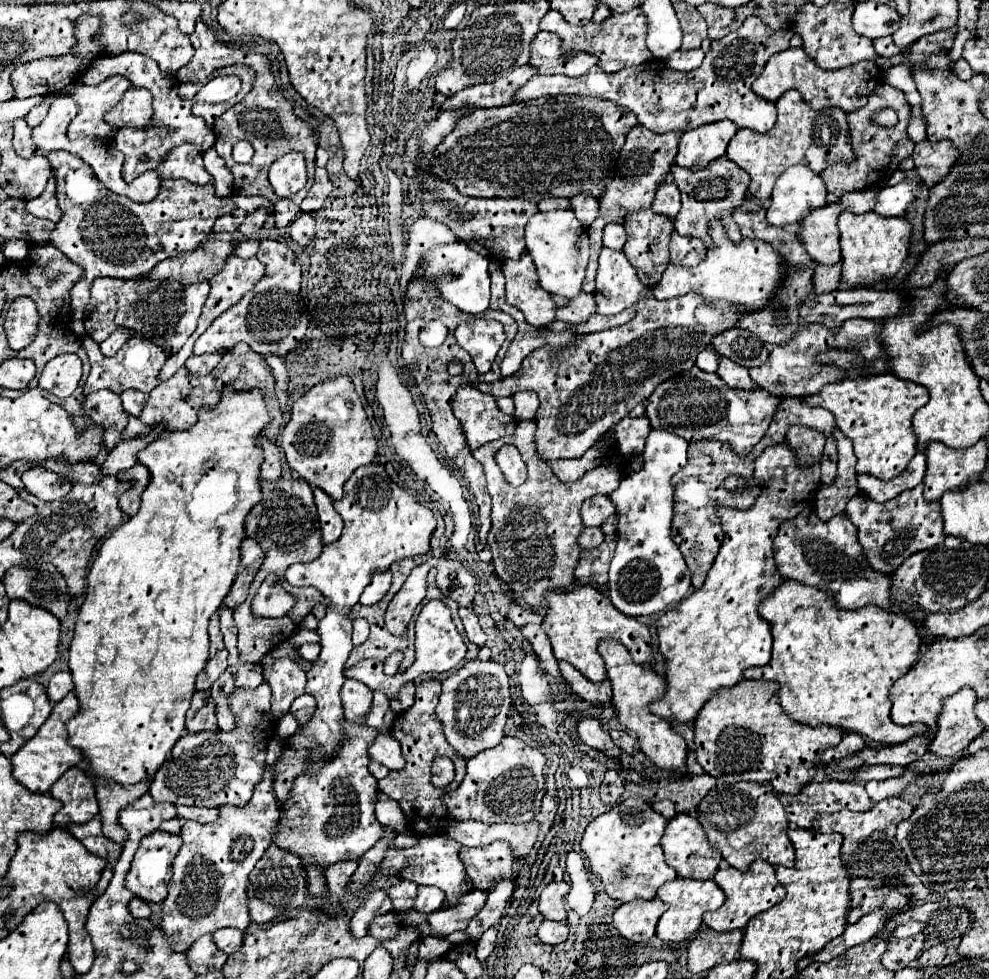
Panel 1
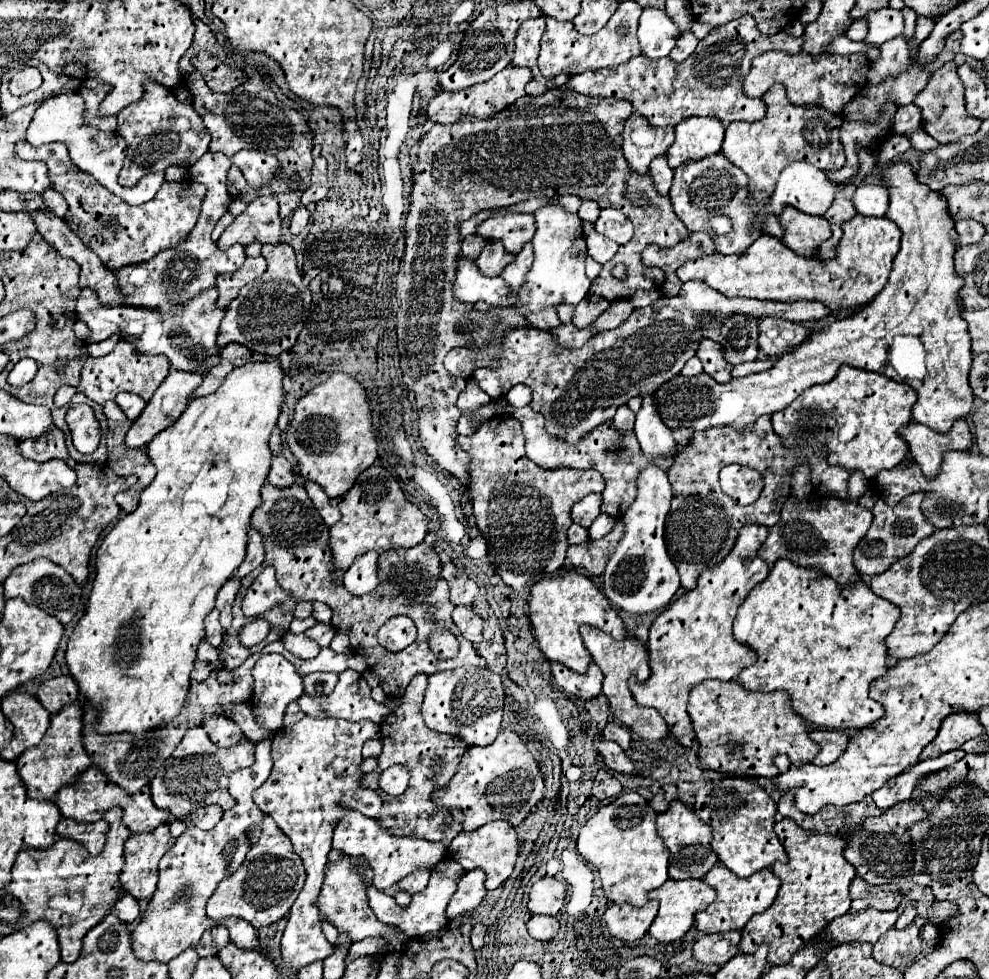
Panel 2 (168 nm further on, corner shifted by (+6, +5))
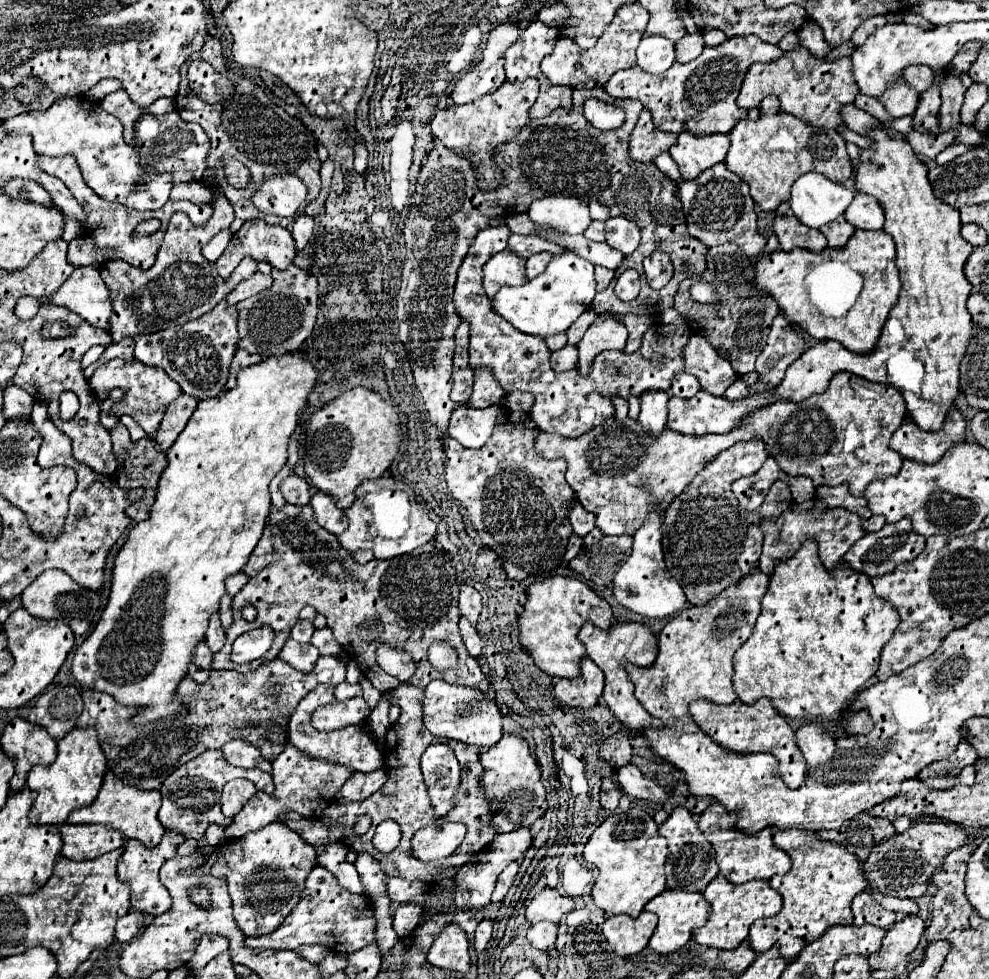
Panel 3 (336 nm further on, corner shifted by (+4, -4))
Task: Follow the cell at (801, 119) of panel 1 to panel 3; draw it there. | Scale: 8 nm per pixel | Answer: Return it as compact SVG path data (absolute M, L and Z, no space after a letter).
M775 95L765 97L763 103L759 105L759 111L761 111L761 117L757 121L739 121L739 125L729 133L731 147L725 157L725 165L727 165L727 169L737 173L749 185L751 197L761 207L761 211L775 211L781 203L787 201L791 183L807 171L817 171L835 183L845 183L851 177L853 165L845 151L845 139L835 129L827 131L823 127L815 127L807 121L801 121L799 117L785 113Z

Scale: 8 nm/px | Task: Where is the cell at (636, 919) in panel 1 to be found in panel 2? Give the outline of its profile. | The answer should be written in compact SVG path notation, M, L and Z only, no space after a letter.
M649 900L641 908L635 908L631 904L611 904L605 910L603 920L607 922L611 936L623 942L633 942L639 940L649 930L657 914L657 908L659 908L657 900Z

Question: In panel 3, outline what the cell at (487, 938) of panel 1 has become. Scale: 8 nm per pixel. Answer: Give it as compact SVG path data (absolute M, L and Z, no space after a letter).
M483 919L475 931L475 951L485 951L489 939L491 939L491 929L493 923L489 919Z

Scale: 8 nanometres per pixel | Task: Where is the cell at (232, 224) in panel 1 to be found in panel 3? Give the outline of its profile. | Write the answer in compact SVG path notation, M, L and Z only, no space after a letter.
M225 229L225 231L219 231L205 247L203 247L203 255L207 261L217 261L221 257L221 253L225 251L227 243L231 239L231 231Z

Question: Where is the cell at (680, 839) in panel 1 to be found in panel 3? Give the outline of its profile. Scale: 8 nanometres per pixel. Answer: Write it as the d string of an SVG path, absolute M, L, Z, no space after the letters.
M675 807L669 819L659 827L659 833L669 843L669 855L665 863L667 871L667 887L669 889L683 889L683 891L705 891L705 887L717 877L719 867L715 863L715 853L711 843L703 837L693 815L685 807Z

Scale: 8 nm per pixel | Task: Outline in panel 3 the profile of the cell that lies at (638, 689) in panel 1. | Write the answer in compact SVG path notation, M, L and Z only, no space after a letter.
M591 623L583 625L579 631L579 641L587 647L587 657L591 661L595 661L599 665L599 669L605 673L605 691L603 691L603 699L607 703L607 707L611 709L611 713L629 729L643 733L645 729L653 727L653 729L661 729L663 723L655 717L651 717L635 699L633 695L633 683L627 677L625 671L625 663L633 663L637 667L651 667L655 657L657 657L657 639L651 633L651 629L647 625L641 623L617 623L613 625L609 631L599 631L595 629Z

